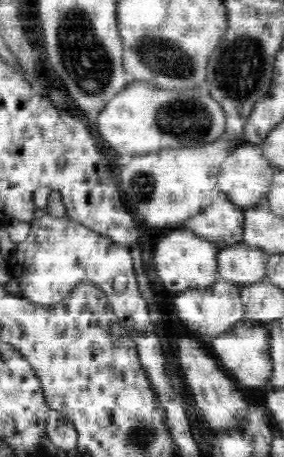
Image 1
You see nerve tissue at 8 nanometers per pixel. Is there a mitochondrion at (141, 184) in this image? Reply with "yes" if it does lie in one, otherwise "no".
yes

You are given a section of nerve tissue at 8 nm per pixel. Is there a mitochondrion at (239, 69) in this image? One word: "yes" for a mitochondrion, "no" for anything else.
yes

